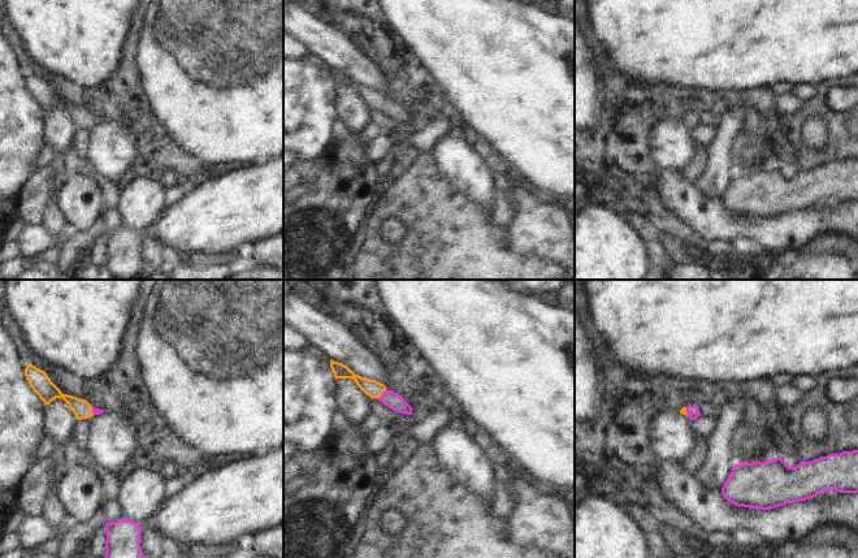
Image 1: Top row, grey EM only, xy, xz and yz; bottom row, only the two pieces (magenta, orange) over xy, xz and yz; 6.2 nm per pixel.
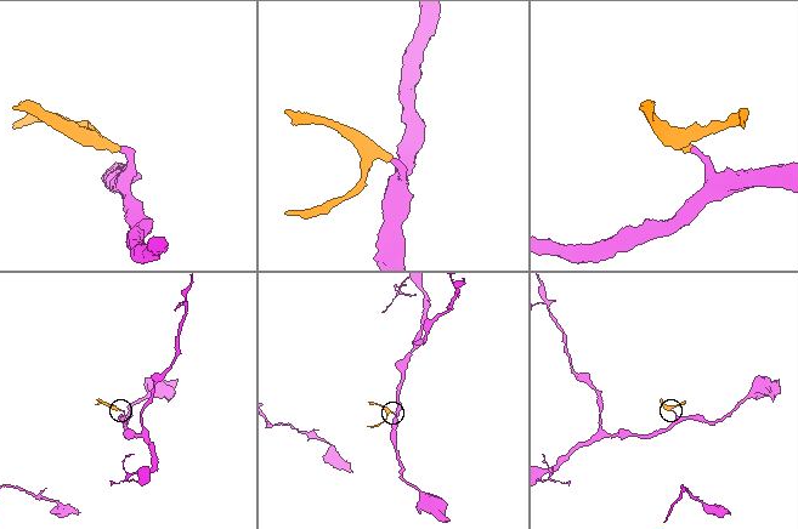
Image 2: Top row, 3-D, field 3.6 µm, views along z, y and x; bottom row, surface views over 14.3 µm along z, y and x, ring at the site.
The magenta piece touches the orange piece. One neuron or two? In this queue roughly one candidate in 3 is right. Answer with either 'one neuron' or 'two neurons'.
one neuron

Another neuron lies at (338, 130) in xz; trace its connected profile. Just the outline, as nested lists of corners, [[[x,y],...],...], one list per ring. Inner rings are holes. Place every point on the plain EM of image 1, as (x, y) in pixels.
[[[335,120],[330,129],[330,138],[333,140],[341,140],[347,138],[348,135],[350,135],[350,131],[346,127],[346,125],[342,121]]]

